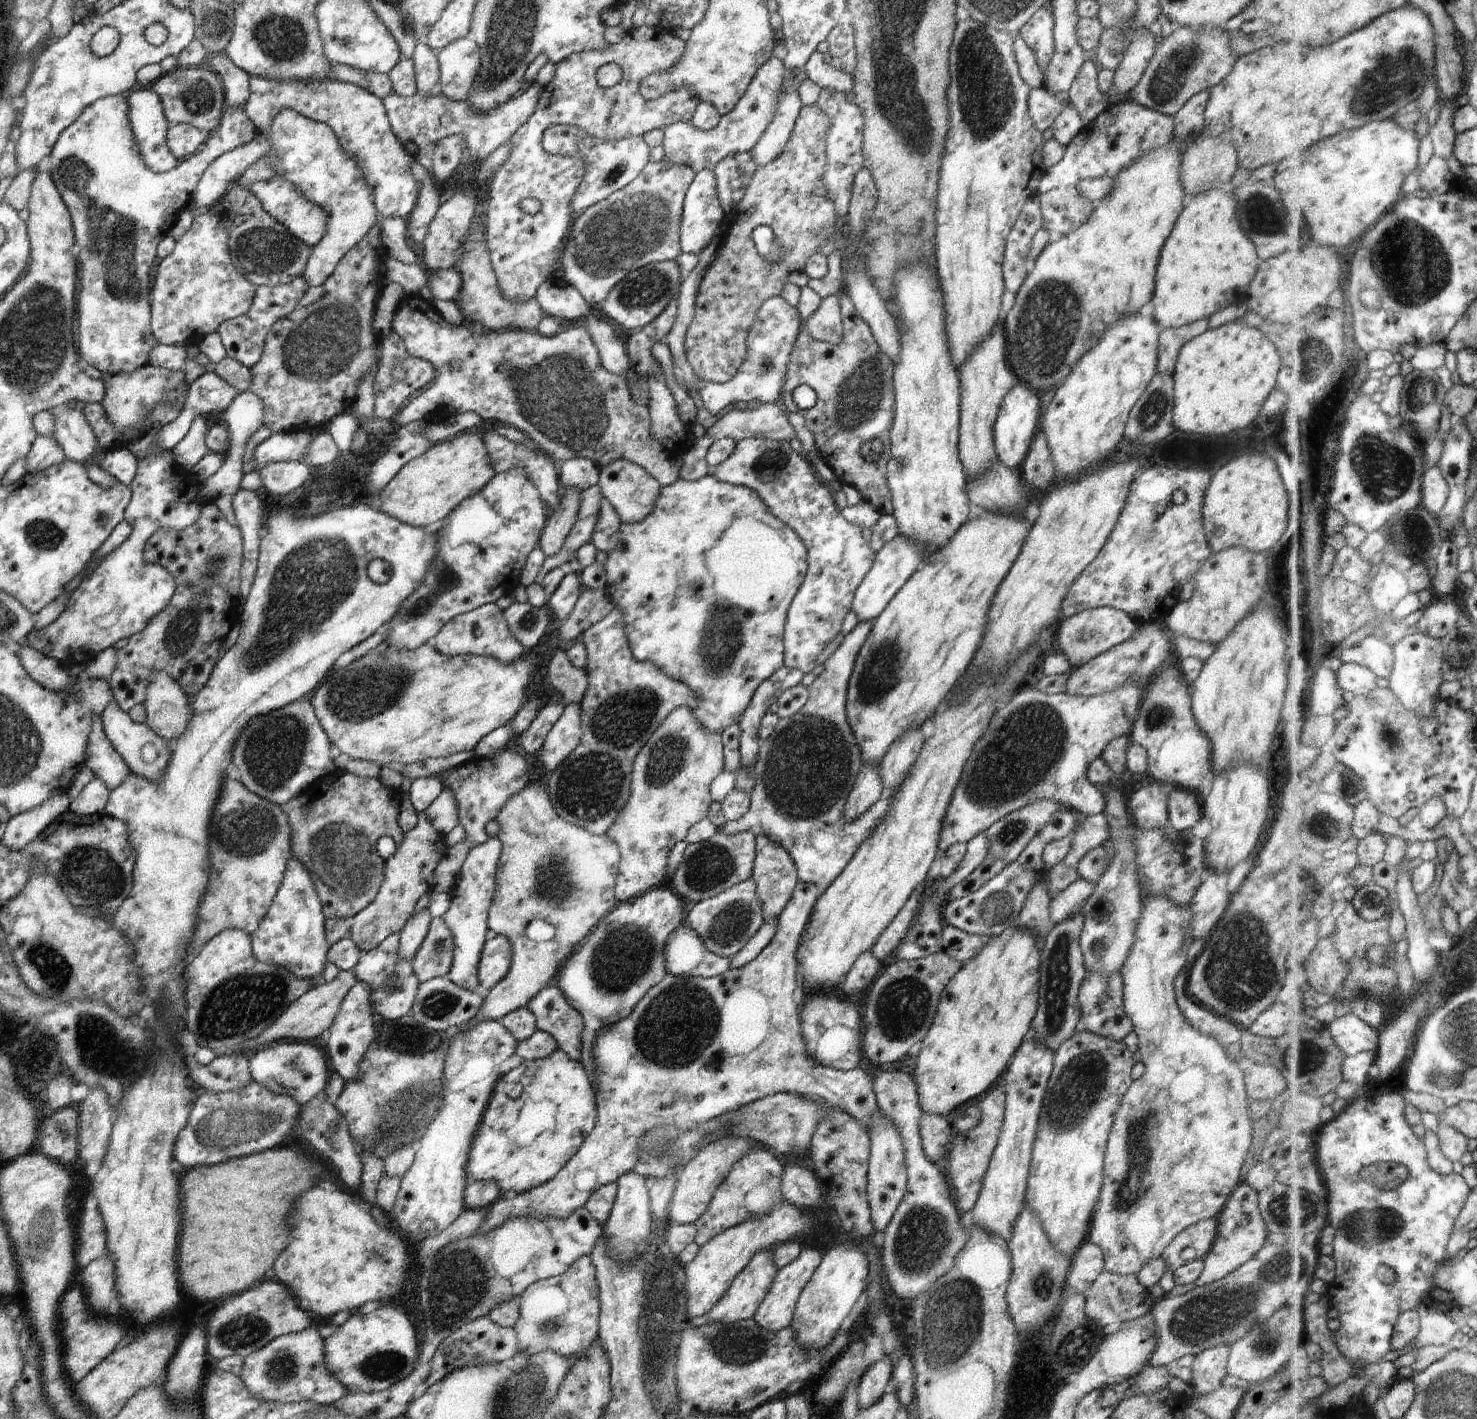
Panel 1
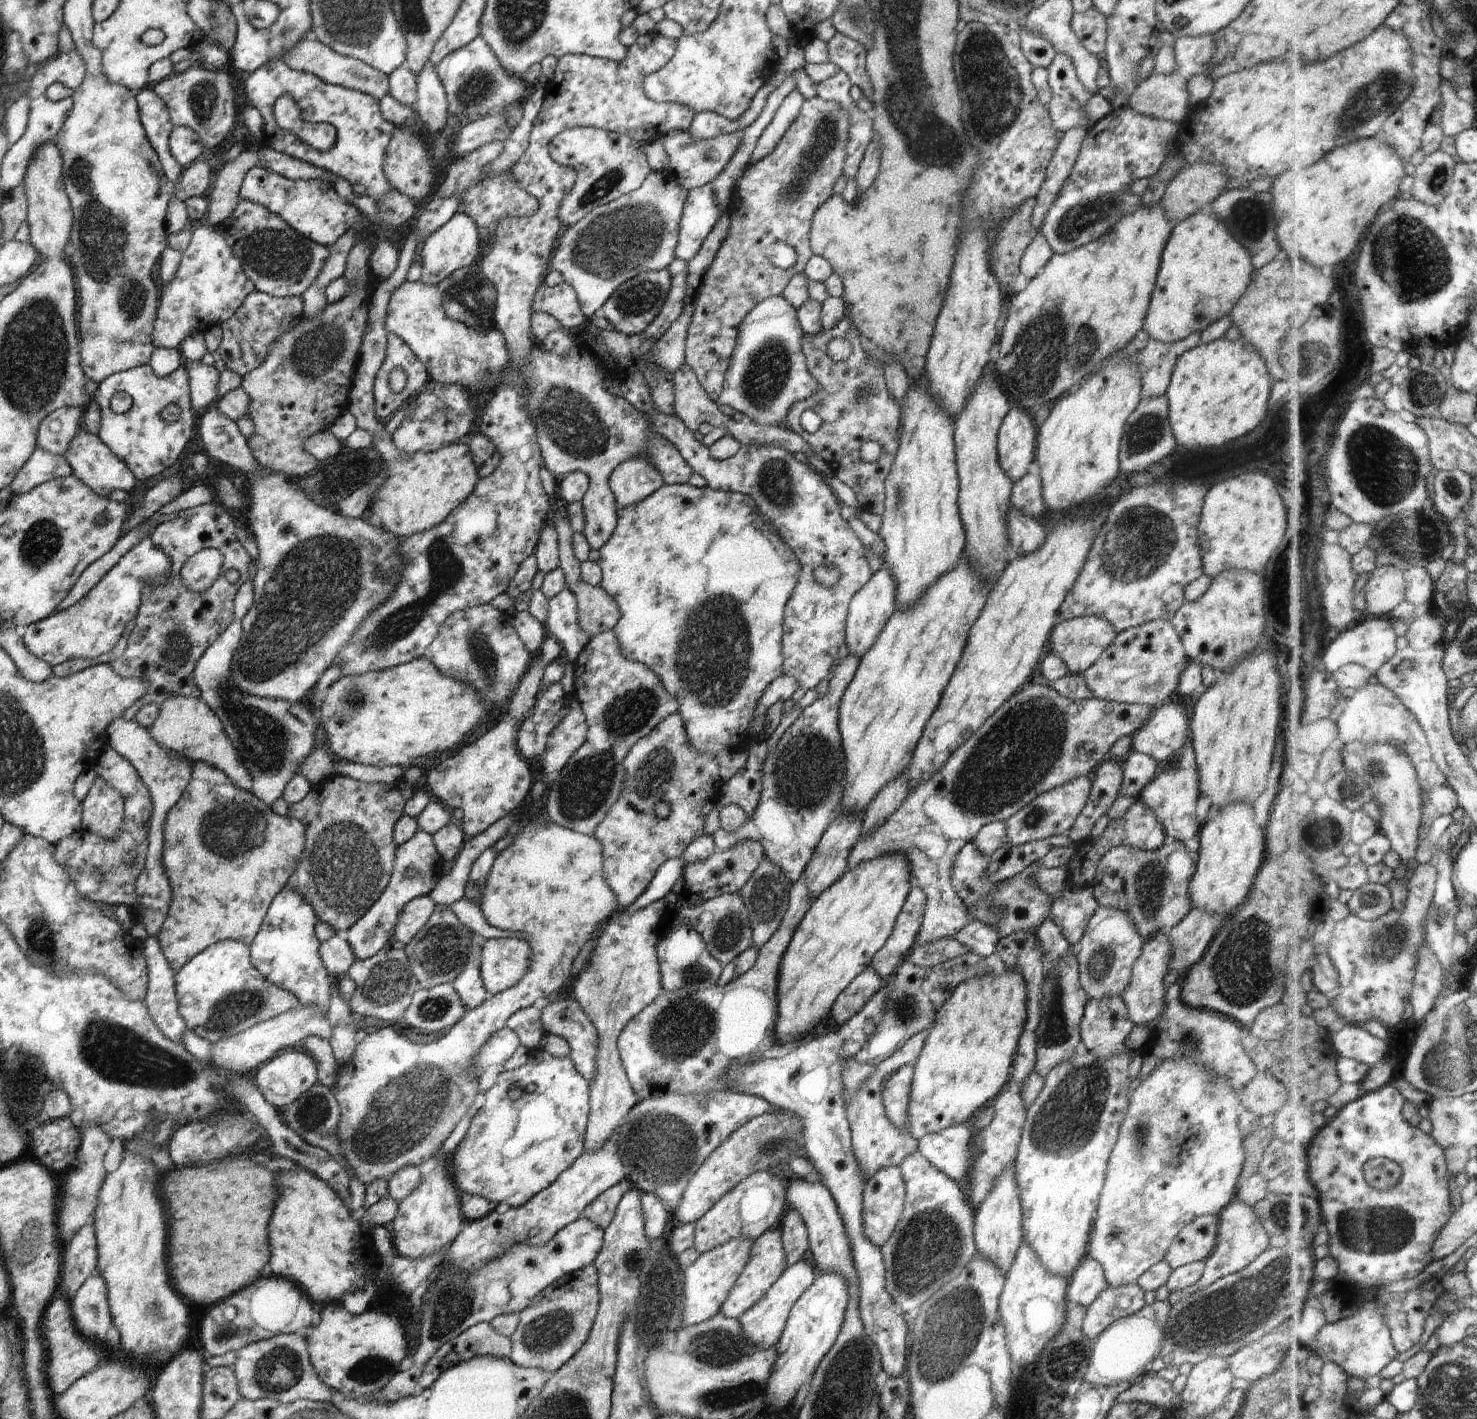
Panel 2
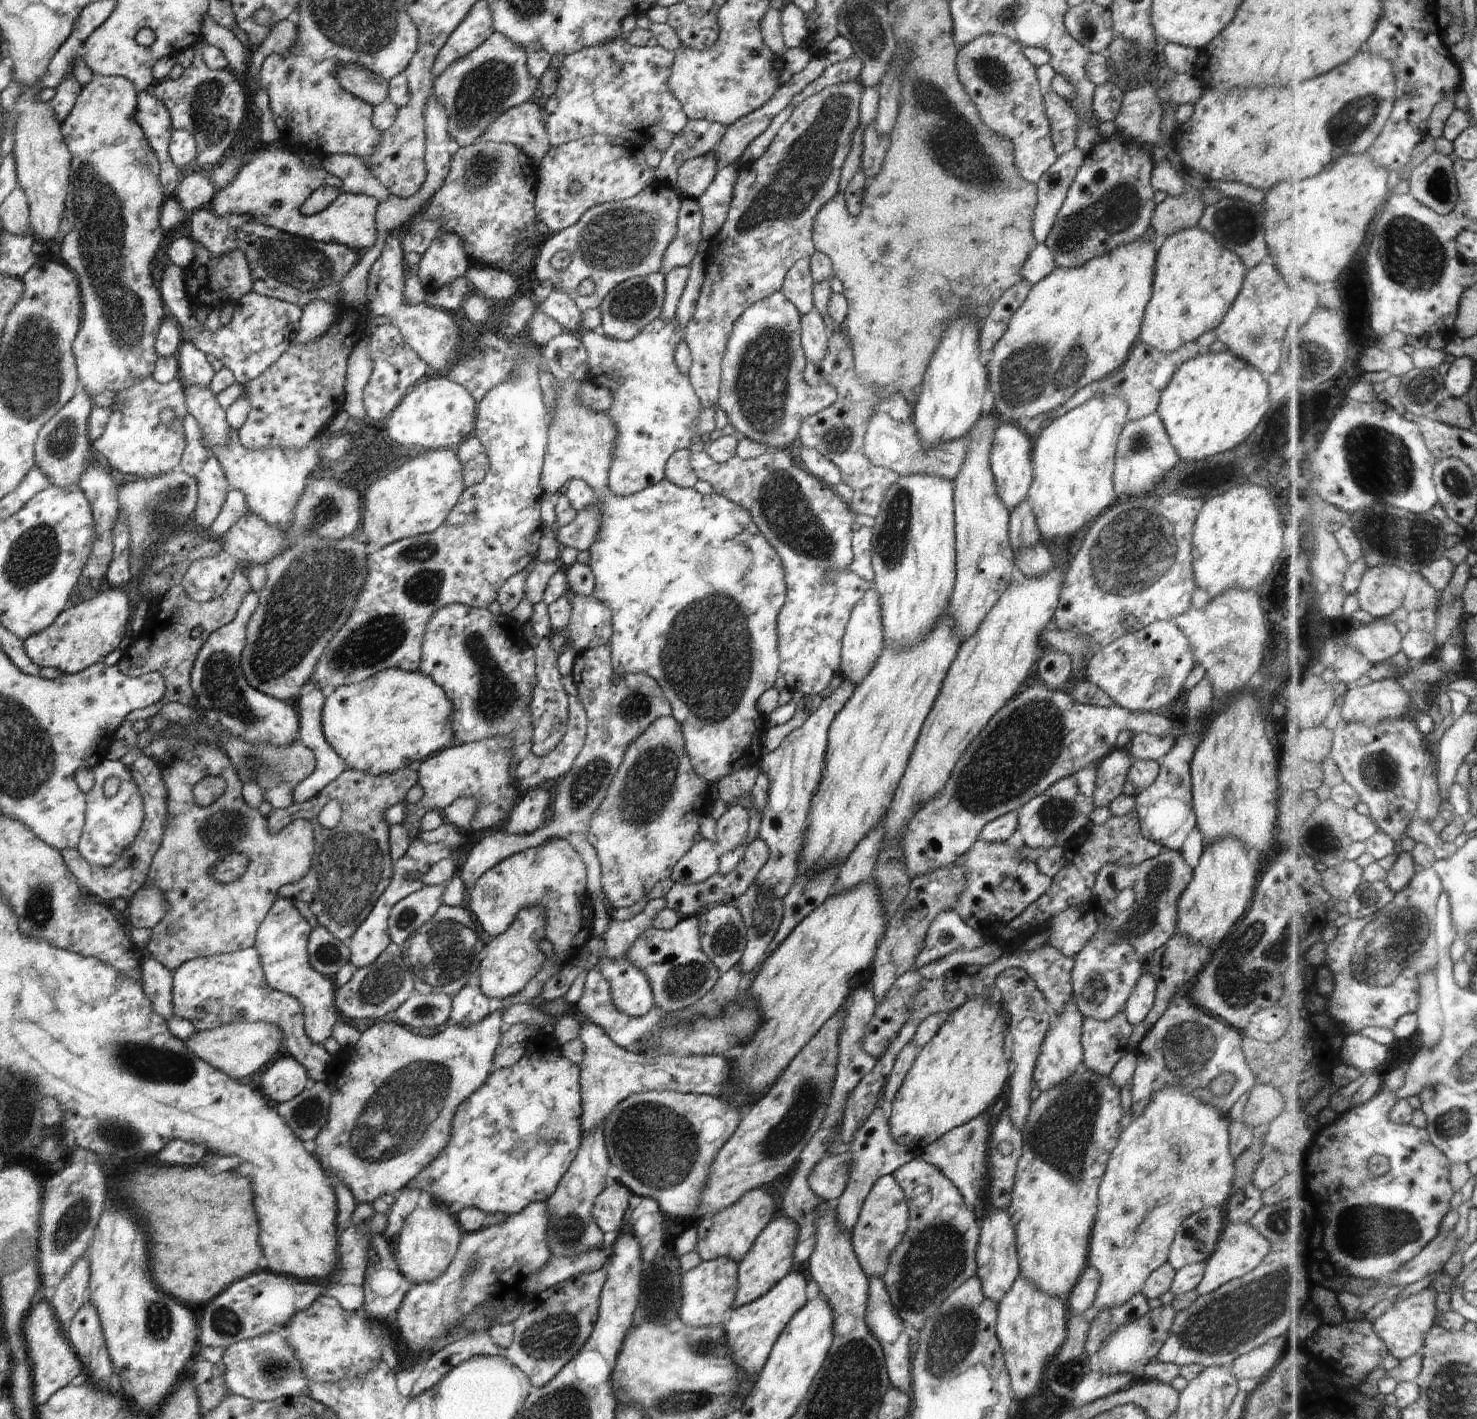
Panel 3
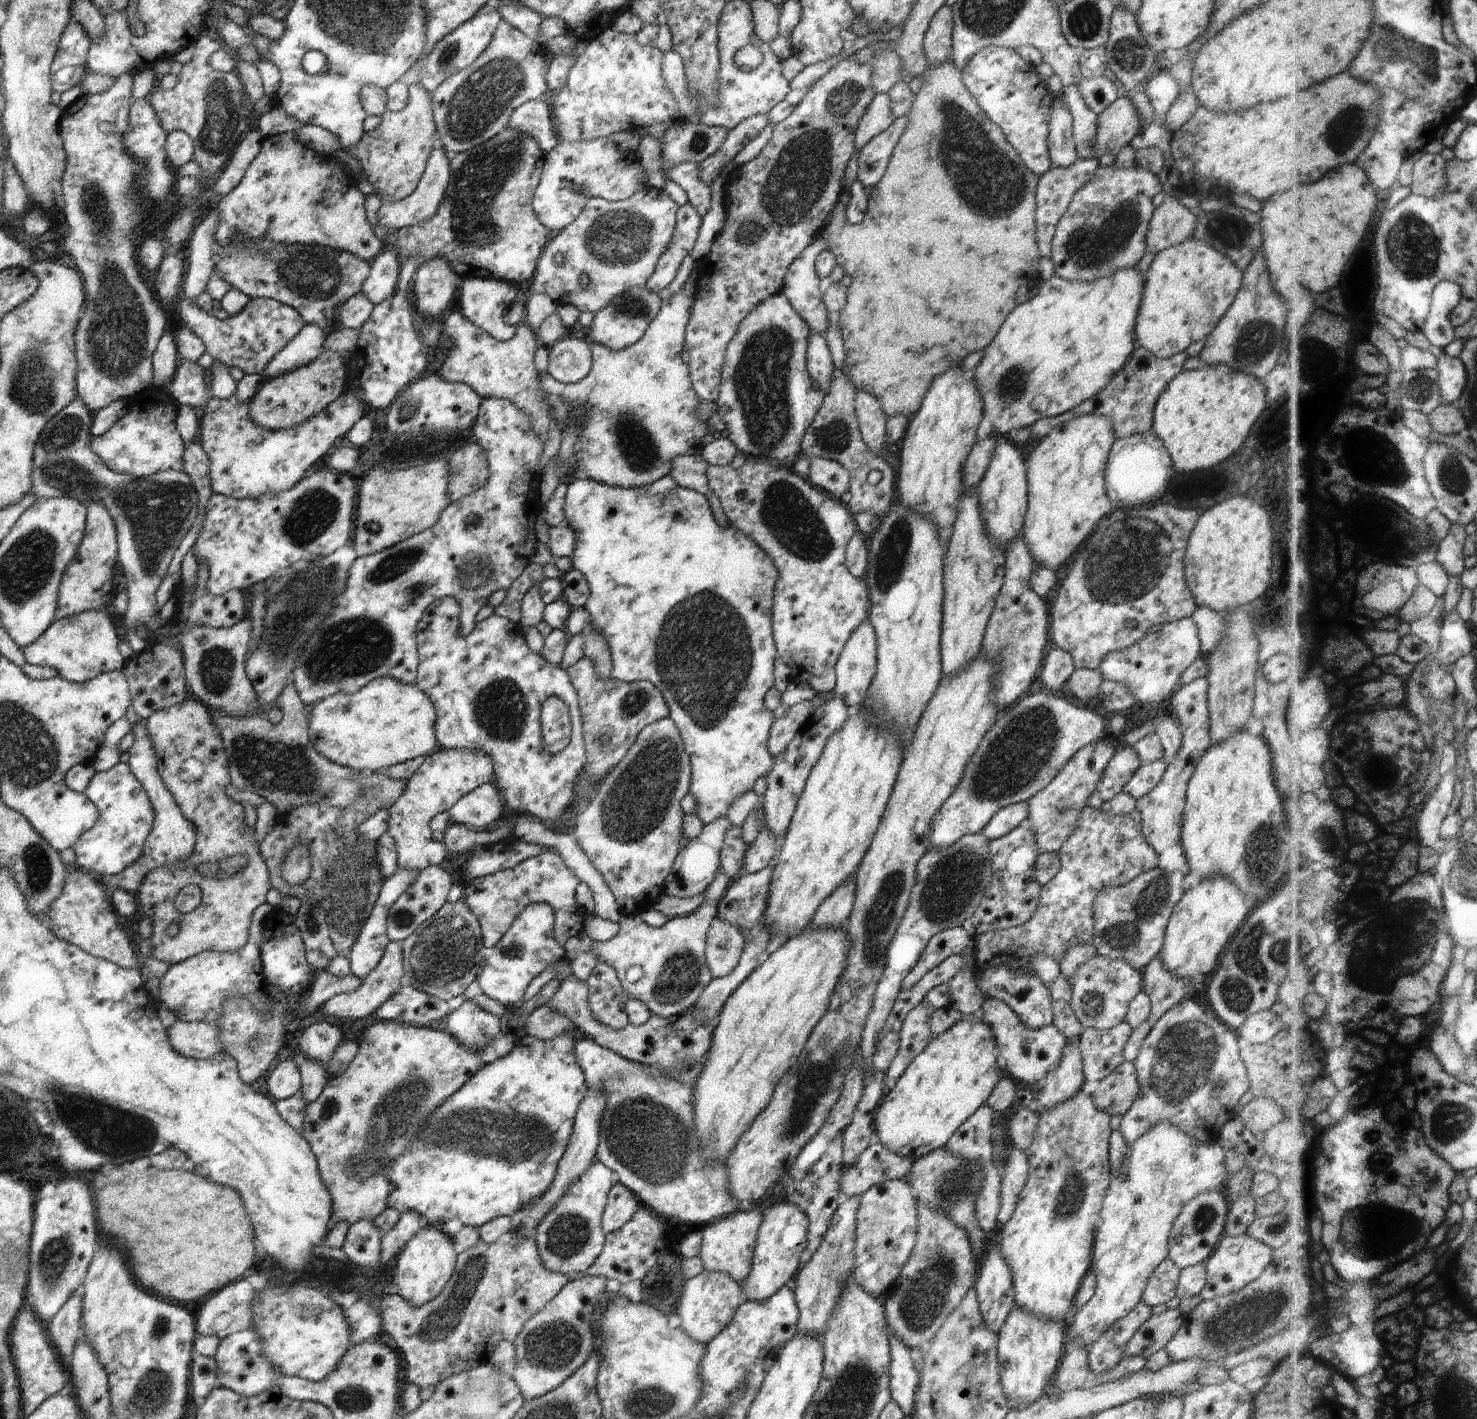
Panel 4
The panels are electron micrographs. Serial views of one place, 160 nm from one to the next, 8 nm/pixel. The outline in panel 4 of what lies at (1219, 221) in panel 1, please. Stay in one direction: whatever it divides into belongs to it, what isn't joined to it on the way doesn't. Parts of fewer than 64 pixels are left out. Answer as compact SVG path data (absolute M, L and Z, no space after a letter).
M1194 238L1156 253L1144 275L1144 288L1134 327L1136 345L1149 350L1159 359L1167 359L1184 352L1190 344L1204 340L1234 302L1242 277L1243 272L1231 258Z

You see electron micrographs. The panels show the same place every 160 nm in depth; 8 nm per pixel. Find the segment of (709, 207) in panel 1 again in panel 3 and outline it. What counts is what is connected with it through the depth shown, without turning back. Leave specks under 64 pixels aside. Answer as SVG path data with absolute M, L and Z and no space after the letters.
M683 197L677 220L677 235L668 245L662 259L663 275L672 269L688 267L695 259L700 242L702 213L699 201Z

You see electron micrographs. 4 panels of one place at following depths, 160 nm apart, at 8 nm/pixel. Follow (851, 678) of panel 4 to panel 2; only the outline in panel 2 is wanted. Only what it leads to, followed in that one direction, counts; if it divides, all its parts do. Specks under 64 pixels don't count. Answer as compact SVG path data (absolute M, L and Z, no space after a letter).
M886 564L878 569L868 582L852 597L849 604L845 644L850 655L862 658L863 654L876 642L879 634L896 609L896 583Z

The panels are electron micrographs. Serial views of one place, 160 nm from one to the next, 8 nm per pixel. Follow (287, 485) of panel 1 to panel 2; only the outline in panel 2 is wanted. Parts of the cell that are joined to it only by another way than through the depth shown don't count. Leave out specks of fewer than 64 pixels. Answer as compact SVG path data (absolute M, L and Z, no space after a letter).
M216 405L198 415L198 436L212 460L234 466L244 474L257 473L262 468L236 422L221 413Z

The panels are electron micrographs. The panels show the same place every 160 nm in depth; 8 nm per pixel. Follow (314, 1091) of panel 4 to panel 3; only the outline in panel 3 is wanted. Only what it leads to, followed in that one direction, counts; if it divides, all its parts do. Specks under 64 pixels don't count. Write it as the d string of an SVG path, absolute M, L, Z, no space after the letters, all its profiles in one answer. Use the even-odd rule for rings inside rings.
M254 947L232 954L199 957L184 962L173 972L172 1008L178 1018L188 1020L196 1031L212 1030L231 1023L266 1022L280 1026L286 1050L306 1069L311 1083L325 1081L332 1057L322 1046L314 1044L306 1034L303 1008L294 997L271 990L266 983L258 952ZM208 1000L220 1004L220 1012L205 1012Z

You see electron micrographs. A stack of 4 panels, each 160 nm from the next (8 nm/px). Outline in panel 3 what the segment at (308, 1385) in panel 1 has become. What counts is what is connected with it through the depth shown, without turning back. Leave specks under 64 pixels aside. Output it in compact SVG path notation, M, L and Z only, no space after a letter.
M268 1331L254 1338L232 1343L222 1355L226 1386L232 1394L255 1401L273 1401L278 1397L307 1396L309 1380L303 1375L295 1352L281 1331Z

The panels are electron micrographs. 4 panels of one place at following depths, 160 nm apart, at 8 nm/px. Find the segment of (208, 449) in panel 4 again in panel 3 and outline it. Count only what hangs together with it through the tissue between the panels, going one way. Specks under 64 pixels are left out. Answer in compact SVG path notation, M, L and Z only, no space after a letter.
M342 408L328 421L324 430L312 438L307 447L300 450L286 450L286 448L248 450L240 444L237 430L230 427L230 444L212 446L209 451L220 462L232 489L240 490L246 497L248 511L262 518L266 524L286 532L291 529L296 503L311 480L309 474L320 462L318 450L323 436L330 433L343 434L350 418L351 416Z

